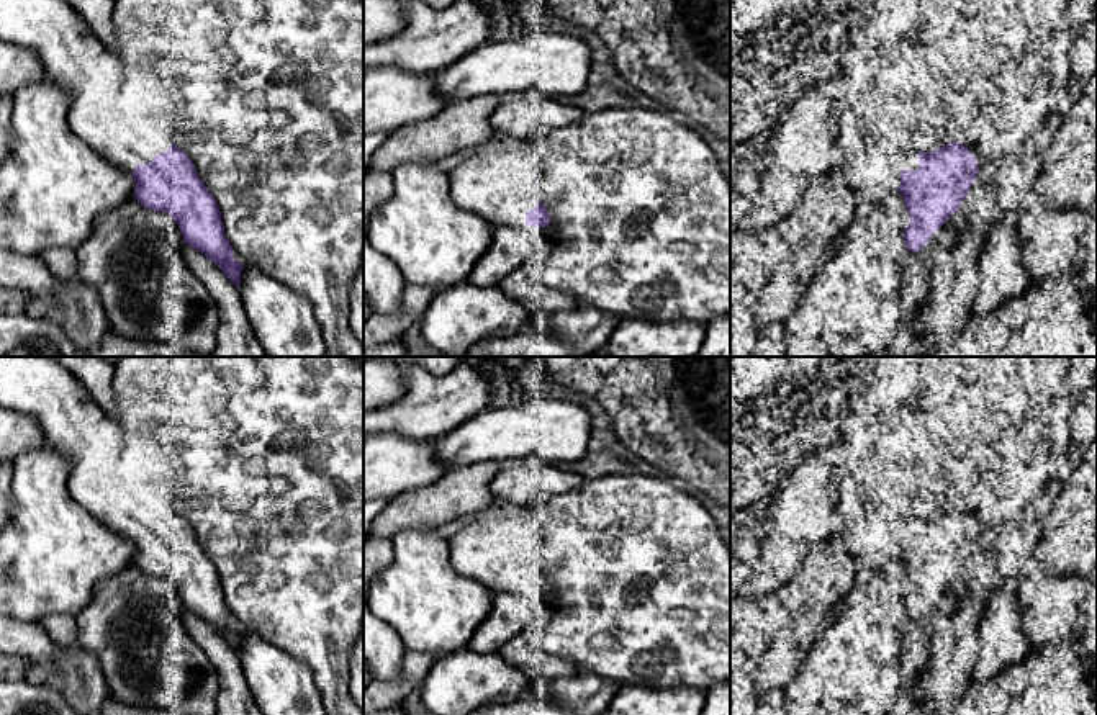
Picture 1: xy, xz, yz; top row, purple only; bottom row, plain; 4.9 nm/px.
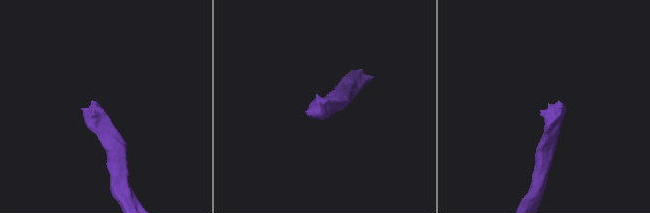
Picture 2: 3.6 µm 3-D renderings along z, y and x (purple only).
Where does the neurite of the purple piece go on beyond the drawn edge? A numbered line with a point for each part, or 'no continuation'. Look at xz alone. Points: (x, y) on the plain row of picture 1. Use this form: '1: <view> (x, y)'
1: xz (498, 553)

